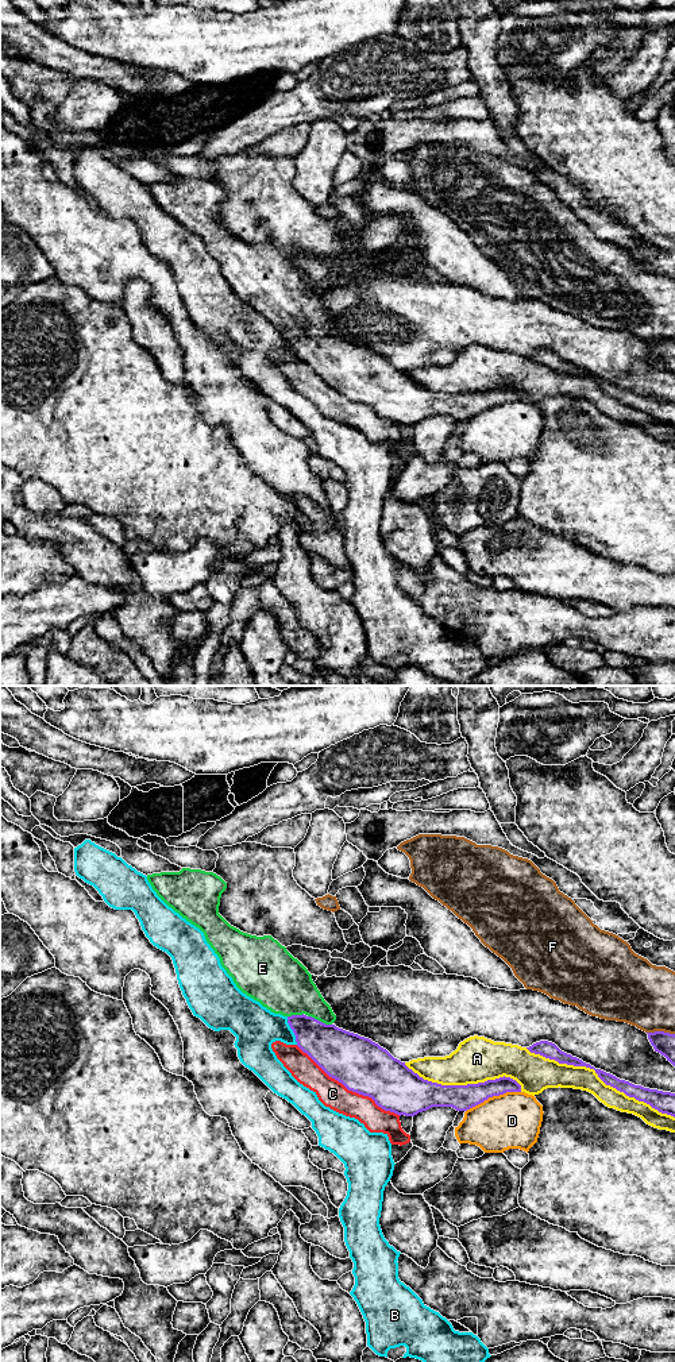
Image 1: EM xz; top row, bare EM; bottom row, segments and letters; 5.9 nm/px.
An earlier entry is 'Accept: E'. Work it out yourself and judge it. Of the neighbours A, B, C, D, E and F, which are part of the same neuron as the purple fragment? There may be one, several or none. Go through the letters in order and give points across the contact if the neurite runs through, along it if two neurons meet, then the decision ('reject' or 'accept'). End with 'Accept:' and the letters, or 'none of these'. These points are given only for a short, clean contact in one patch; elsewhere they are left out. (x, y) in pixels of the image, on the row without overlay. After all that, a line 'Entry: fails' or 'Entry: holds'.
A: reject
B: reject
C: reject
D: reject
E: across xz (342, 363), (319, 340), (319, 330), (289, 300) | accept
F: reject
Accept: E
Entry: holds

